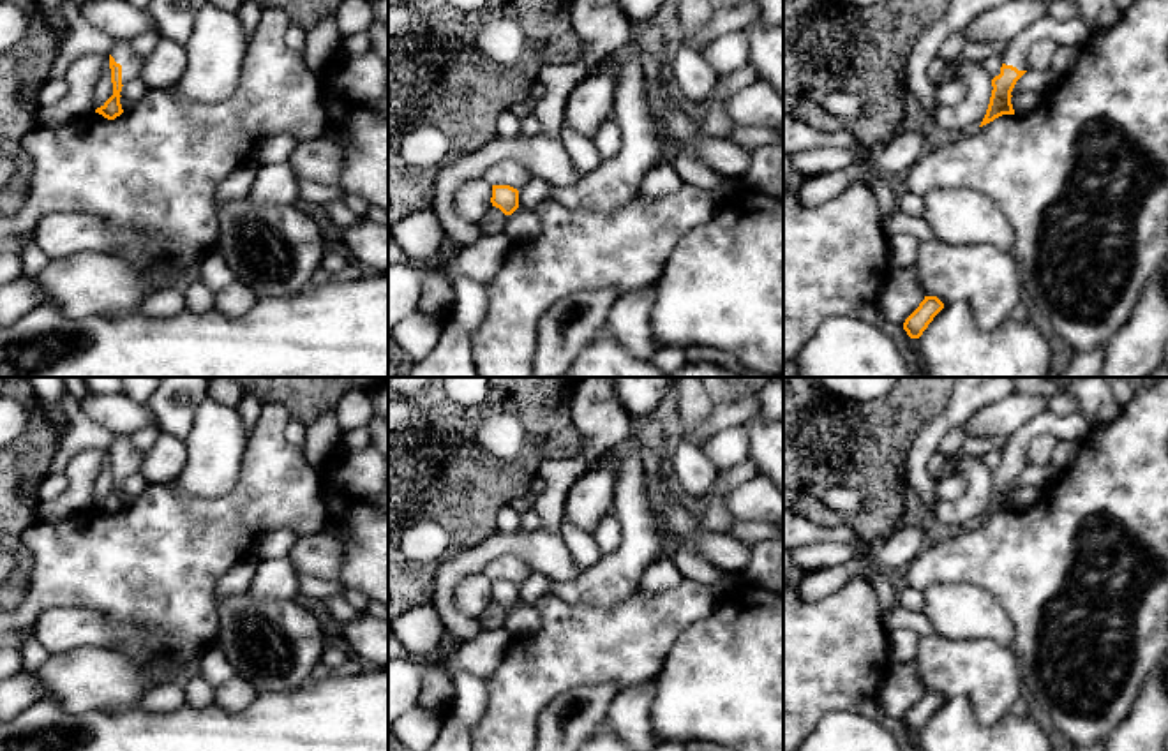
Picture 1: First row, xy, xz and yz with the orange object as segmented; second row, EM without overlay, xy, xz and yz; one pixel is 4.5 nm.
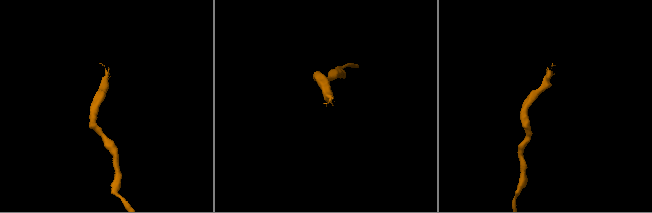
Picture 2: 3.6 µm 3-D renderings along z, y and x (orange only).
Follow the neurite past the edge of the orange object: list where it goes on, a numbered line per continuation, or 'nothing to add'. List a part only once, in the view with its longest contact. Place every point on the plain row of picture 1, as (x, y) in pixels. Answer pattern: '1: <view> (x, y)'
1: xy (131, 457)

